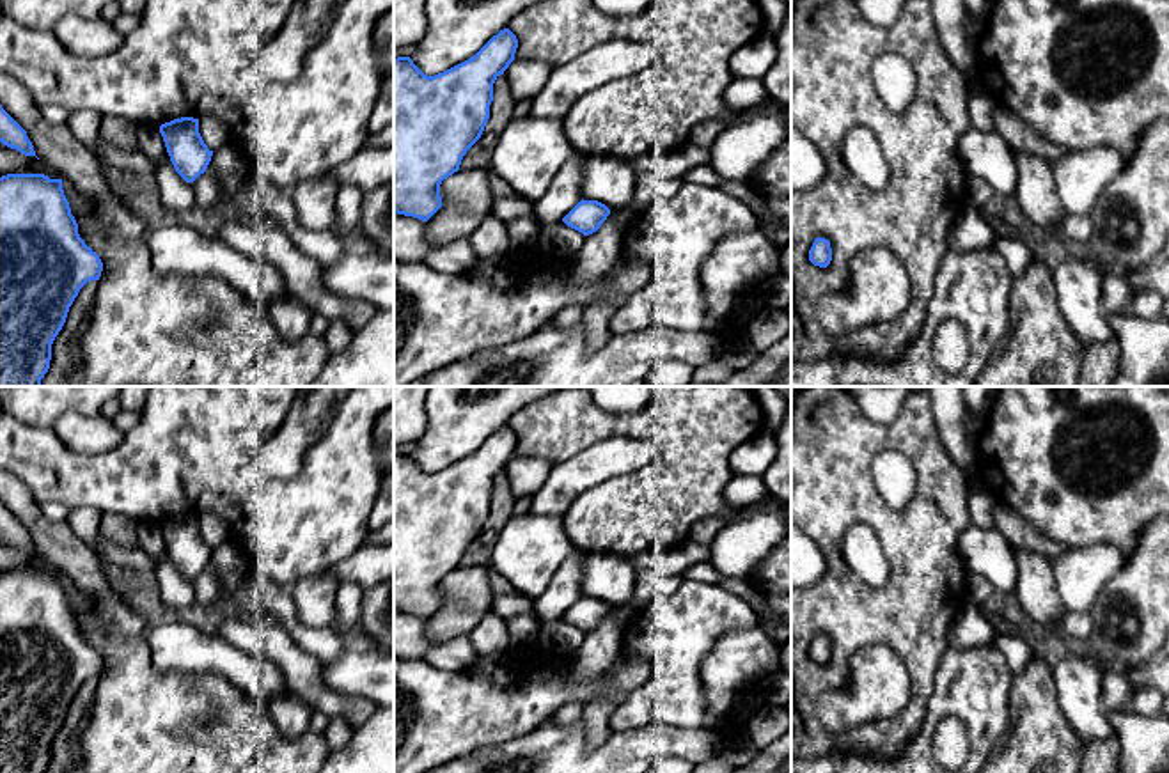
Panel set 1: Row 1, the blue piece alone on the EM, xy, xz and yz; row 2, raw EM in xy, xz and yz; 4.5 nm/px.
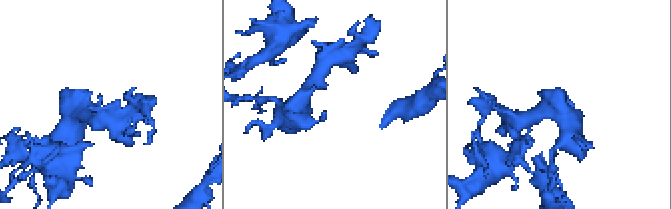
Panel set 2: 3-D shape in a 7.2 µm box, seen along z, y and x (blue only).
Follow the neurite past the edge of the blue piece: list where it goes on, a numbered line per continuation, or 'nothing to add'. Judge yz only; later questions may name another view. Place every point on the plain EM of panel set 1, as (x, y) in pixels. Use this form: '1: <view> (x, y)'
nothing to add

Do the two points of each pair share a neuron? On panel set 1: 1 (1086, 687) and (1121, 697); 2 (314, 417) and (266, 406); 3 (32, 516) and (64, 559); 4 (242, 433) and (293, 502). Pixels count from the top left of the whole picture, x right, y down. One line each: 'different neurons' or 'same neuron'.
1: different neurons
2: different neurons
3: same neuron
4: same neuron

